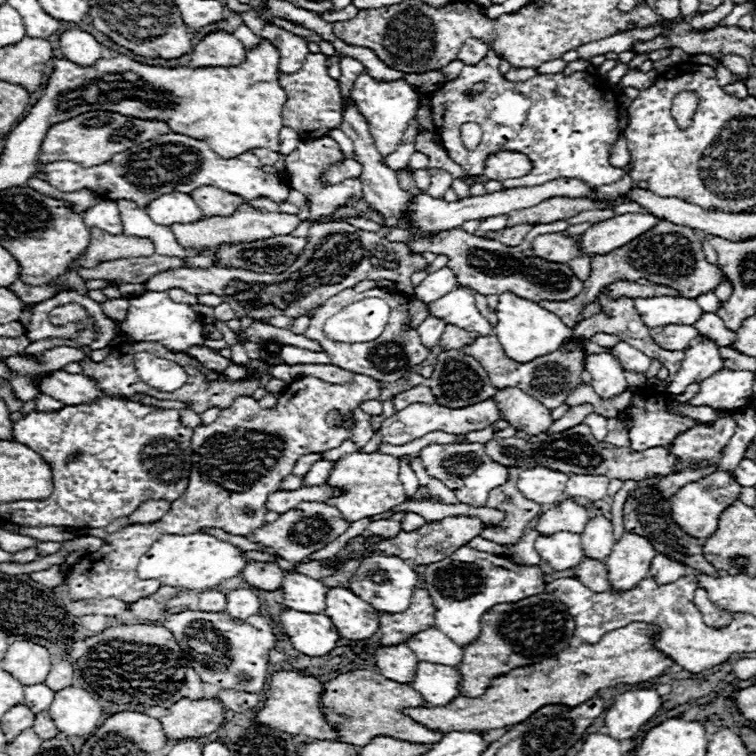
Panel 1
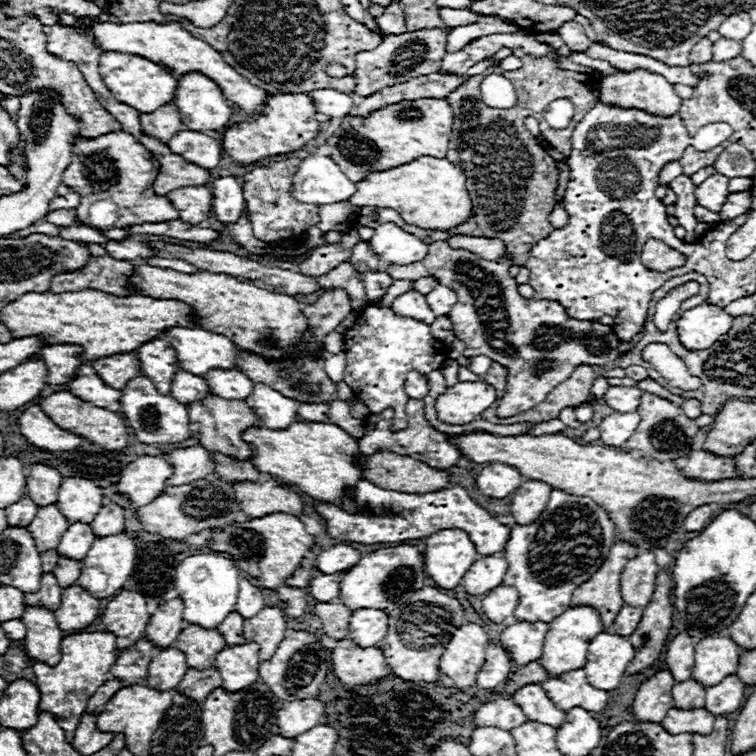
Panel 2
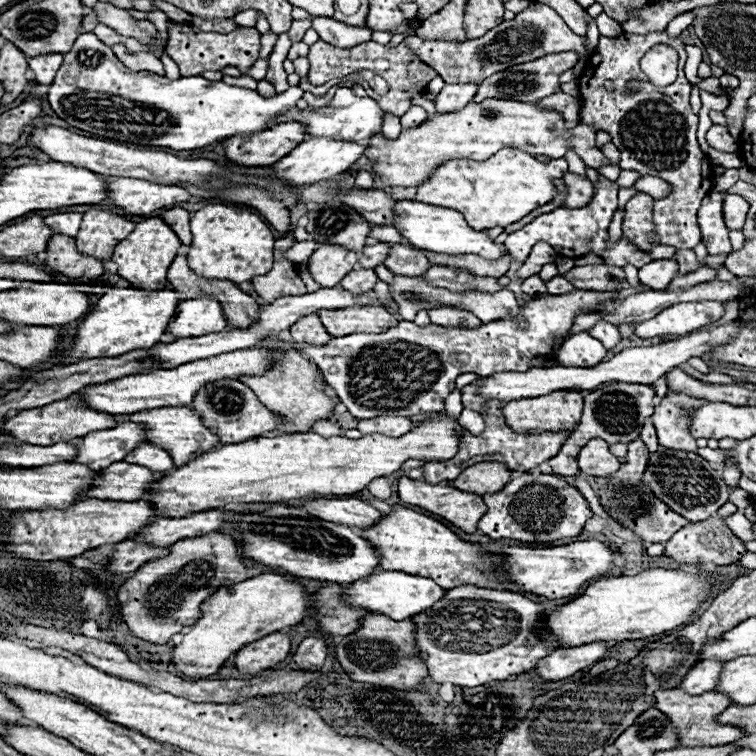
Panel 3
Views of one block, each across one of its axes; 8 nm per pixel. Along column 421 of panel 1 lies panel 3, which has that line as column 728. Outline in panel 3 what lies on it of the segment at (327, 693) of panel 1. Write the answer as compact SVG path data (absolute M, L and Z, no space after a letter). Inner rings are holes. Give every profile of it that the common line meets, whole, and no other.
M672 688L668 692L656 692L656 708L664 712L672 724L676 724L680 732L680 746L704 746L704 744L730 744L732 740L740 740L746 736L744 730L734 728L730 724L716 722L716 716L724 712L724 708L732 706L734 702L722 692L704 692L700 696L690 696L680 688Z

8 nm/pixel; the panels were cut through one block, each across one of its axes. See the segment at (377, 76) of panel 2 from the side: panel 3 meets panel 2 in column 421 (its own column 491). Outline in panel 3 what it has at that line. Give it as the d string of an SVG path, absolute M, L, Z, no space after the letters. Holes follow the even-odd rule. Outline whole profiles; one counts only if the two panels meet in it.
M532 2L524 12L516 14L514 20L504 20L500 26L492 28L480 38L464 42L448 40L422 40L420 36L408 36L404 40L428 66L444 78L446 84L482 84L492 72L502 72L512 64L524 64L524 60L536 60L548 52L564 52L572 48L580 52L580 58L586 56L586 36L574 36L574 32L564 24L564 20L546 4Z

